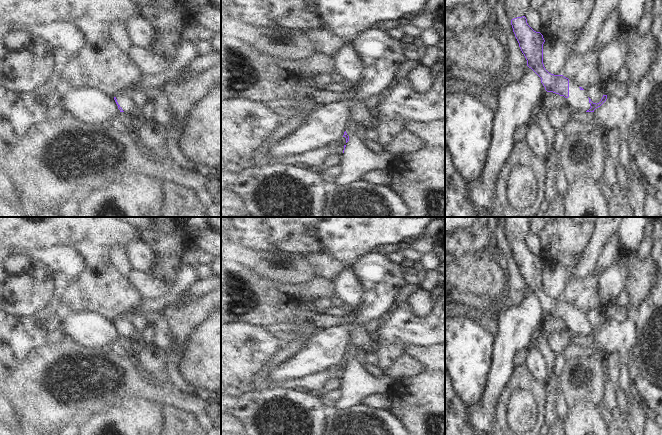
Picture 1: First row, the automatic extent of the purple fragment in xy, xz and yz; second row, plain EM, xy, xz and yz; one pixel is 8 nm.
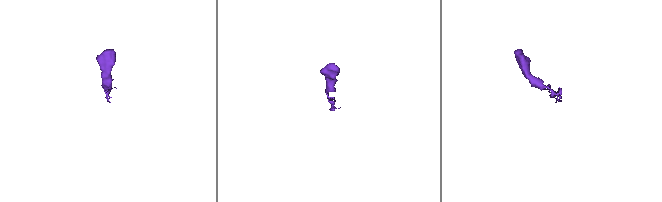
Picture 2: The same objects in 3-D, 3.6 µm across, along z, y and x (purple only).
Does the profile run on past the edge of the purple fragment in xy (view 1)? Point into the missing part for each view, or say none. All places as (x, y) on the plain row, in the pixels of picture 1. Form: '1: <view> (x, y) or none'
1: xy (128, 329)

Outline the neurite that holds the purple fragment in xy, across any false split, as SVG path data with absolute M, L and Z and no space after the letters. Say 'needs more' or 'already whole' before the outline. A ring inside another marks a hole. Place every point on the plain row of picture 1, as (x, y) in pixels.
needs more | M123 314L119 316L115 321L114 324L118 330L120 336L129 337L132 339L136 332L135 325L130 321L130 315Z

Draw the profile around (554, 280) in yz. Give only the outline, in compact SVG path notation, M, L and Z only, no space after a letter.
M545 264L543 268L543 288L549 297L562 299L568 280L569 275L565 268L561 266L553 268Z

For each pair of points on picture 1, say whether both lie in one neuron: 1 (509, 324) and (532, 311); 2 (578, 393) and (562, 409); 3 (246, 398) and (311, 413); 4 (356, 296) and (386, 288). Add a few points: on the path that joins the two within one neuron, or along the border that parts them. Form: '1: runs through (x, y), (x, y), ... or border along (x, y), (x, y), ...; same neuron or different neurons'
1: runs through (515, 320), (526, 317); same neuron
2: border along (564, 397), (570, 408); different neurons
3: runs through (262, 412), (289, 412), (295, 414); same neuron
4: border along (356, 272), (365, 294), (364, 302), (359, 309); different neurons

